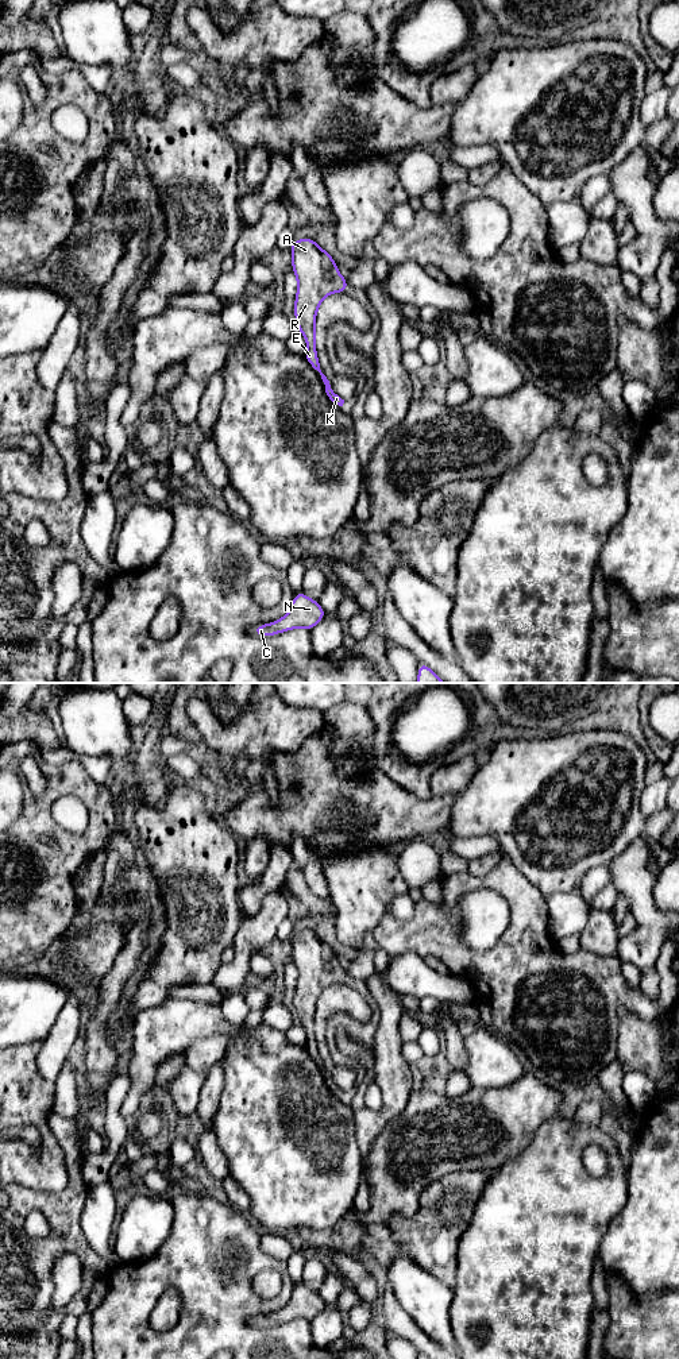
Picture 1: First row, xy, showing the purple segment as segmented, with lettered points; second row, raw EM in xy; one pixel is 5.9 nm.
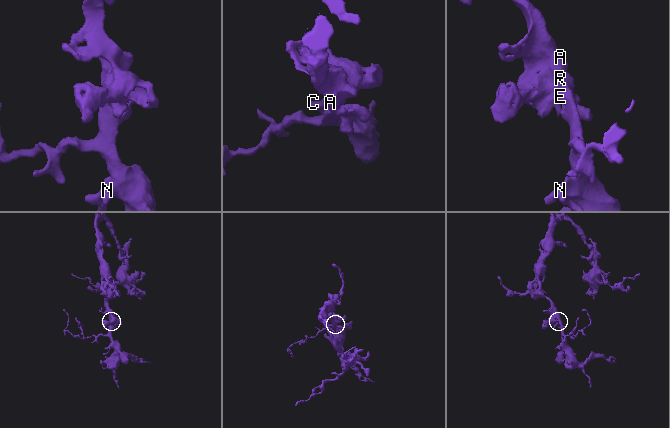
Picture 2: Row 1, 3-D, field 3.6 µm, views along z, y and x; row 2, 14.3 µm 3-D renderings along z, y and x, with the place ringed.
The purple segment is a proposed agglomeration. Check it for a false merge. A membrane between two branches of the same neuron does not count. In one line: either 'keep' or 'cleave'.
keep

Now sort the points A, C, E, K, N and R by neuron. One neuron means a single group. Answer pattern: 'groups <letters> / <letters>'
groups A C E K N R

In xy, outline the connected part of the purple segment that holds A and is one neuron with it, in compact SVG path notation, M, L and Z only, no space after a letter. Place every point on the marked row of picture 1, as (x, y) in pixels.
M302 238L289 247L292 269L297 278L294 316L297 329L306 341L305 359L320 377L329 399L343 406L342 399L331 386L331 378L323 371L316 351L316 313L328 294L350 289L344 275L337 271L337 263L315 239Z

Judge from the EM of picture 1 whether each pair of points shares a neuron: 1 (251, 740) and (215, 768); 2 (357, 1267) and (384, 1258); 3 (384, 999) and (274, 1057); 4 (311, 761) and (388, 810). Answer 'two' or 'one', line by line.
1: two
2: two
3: two
4: one

